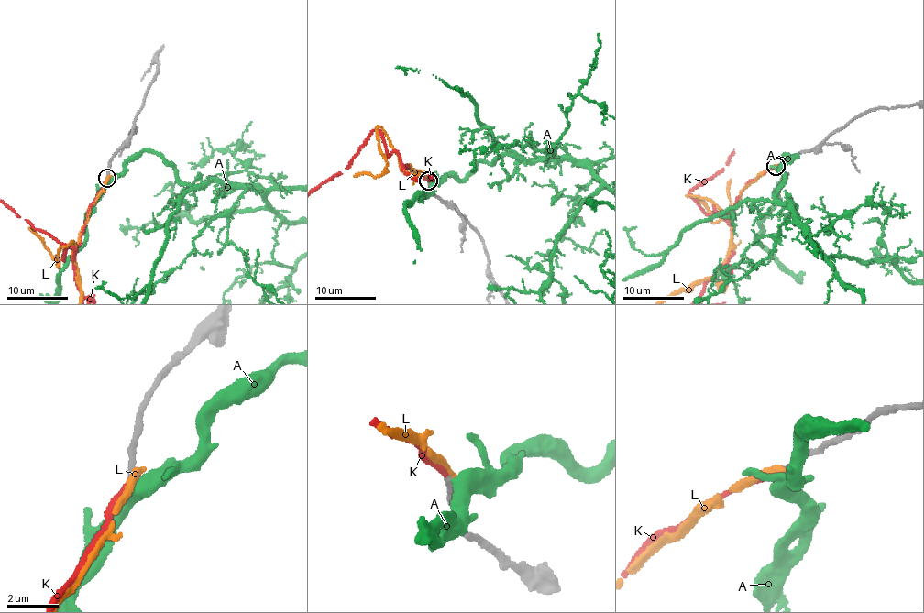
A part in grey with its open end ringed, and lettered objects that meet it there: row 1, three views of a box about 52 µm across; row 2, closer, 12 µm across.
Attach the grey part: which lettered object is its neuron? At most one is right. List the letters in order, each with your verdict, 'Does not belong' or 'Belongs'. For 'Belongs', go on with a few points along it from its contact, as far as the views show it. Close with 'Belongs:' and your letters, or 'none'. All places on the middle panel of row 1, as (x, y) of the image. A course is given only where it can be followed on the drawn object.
A: Does not belong
K: Belongs
L: Does not belong
Belongs: K

